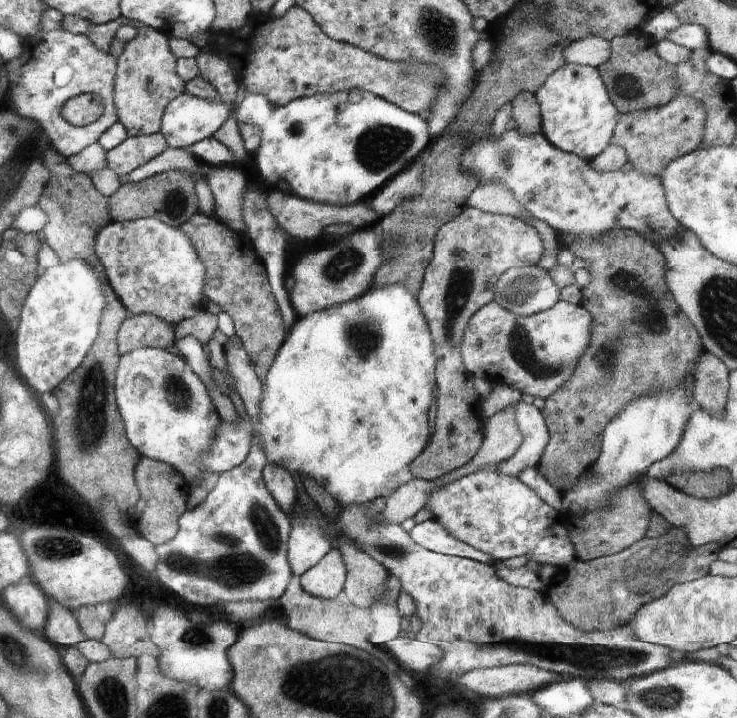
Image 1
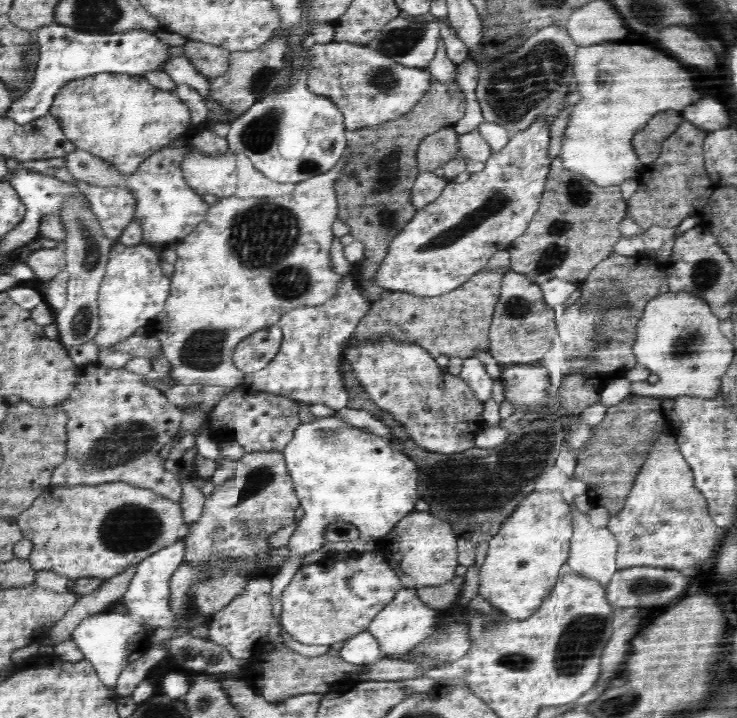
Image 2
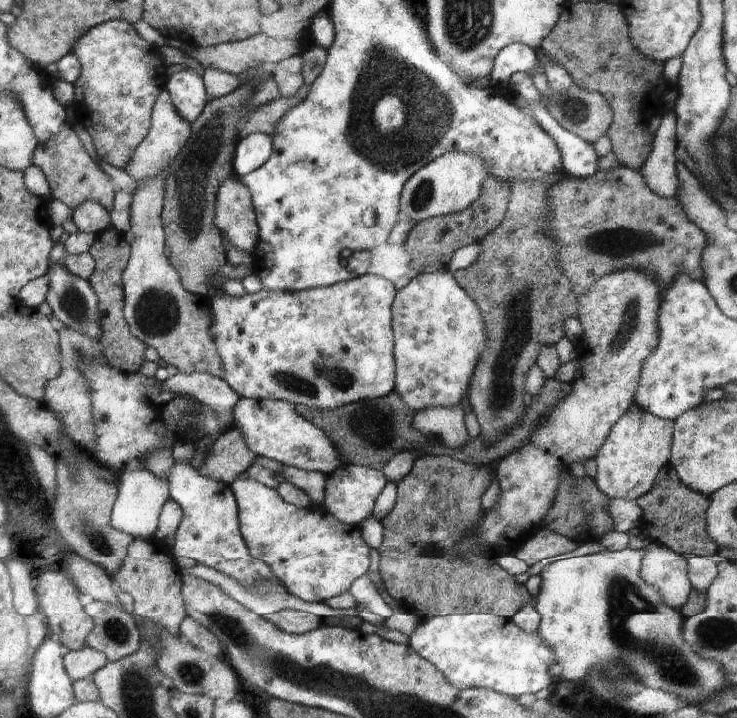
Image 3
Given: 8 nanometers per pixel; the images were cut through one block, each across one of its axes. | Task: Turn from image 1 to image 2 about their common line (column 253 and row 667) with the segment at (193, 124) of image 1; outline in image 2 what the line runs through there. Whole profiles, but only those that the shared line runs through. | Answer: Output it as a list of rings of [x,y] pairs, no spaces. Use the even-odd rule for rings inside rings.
[[[182,538],[166,548],[147,556],[137,564],[128,590],[122,596],[122,604],[128,608],[125,614],[104,610],[84,619],[74,631],[71,639],[80,648],[86,660],[92,663],[100,680],[111,689],[116,686],[116,680],[124,667],[138,660],[152,646],[150,637],[153,631],[146,630],[147,624],[156,624],[164,628],[176,628],[177,621],[170,609],[170,578],[176,568],[185,562],[185,544]]]

